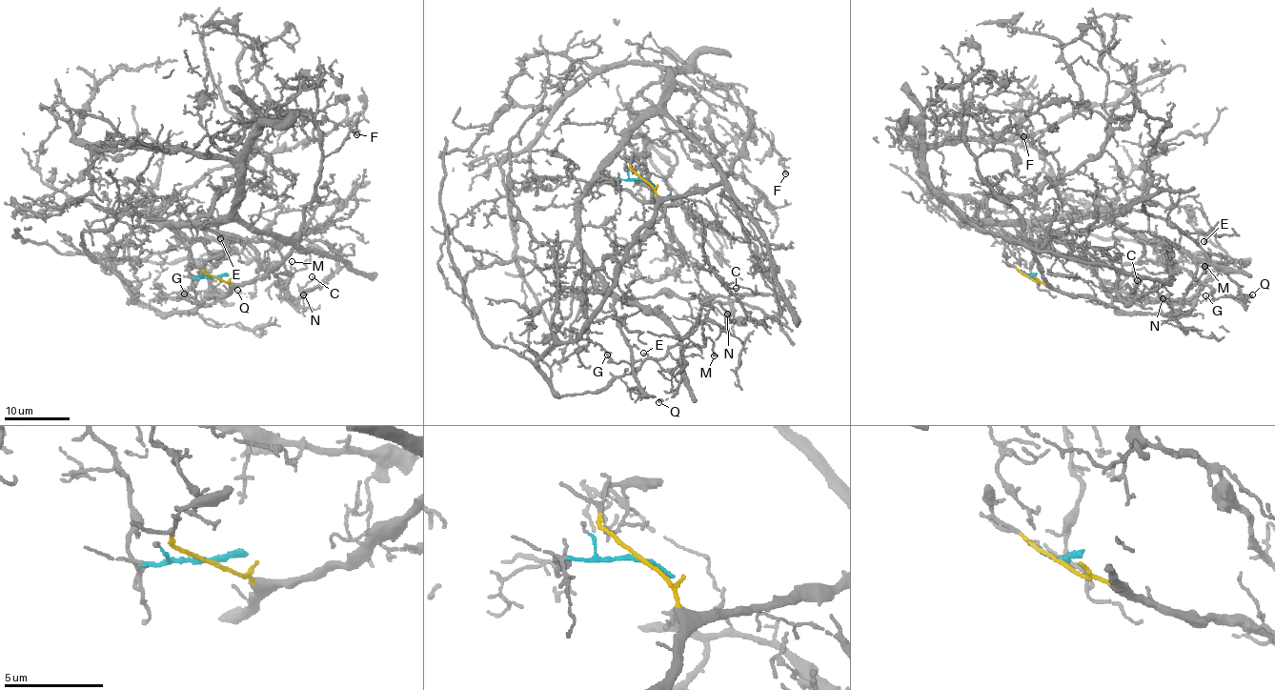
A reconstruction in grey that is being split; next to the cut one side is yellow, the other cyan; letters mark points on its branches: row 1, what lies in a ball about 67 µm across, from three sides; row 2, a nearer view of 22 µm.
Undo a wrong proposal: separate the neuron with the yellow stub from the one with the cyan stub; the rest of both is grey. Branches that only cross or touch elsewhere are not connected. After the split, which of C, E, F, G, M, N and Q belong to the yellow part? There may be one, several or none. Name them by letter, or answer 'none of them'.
F

